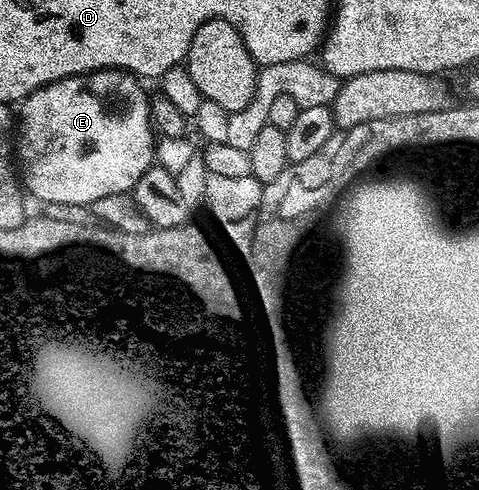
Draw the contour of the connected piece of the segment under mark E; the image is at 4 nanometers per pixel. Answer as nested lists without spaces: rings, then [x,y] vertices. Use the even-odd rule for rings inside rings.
[[[96,69],[92,73],[83,73],[77,77],[58,79],[38,91],[34,91],[29,97],[24,98],[18,109],[18,169],[22,174],[22,185],[29,194],[33,193],[40,203],[72,203],[89,206],[94,199],[103,196],[127,194],[135,190],[138,179],[147,169],[154,165],[154,126],[152,123],[152,106],[149,94],[144,94],[136,74],[125,73],[123,69]]]

